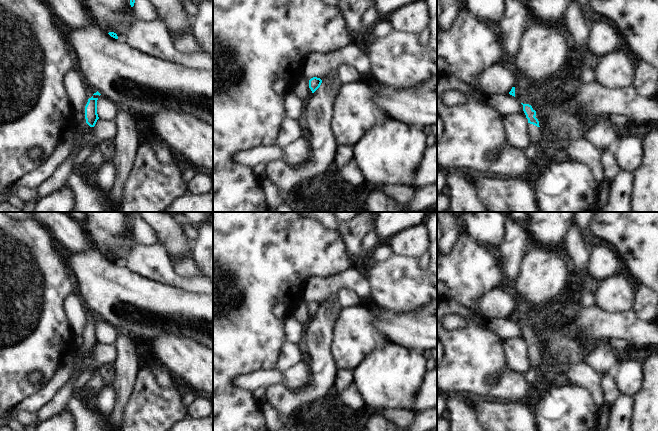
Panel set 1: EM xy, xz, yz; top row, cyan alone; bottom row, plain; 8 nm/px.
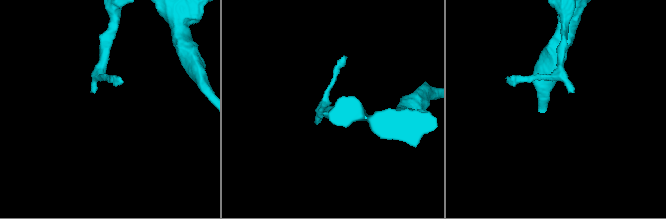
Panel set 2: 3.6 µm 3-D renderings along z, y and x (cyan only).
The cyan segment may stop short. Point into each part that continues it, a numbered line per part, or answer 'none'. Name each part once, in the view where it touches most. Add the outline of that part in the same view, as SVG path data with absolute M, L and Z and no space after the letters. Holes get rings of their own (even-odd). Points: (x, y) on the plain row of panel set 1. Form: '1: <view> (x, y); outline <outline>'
1: yz (535, 357); outline M527 342L526 345L528 347L528 357L530 360L530 366L531 367L540 366L540 364L542 363L542 355L540 351L530 348Z

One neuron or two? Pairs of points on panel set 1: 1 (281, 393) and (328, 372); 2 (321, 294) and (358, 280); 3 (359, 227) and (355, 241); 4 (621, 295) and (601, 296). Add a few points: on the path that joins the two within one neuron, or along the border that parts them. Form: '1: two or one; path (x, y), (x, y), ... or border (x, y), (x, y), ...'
1: one; path (293, 396), (307, 395), (318, 384)
2: one; path (330, 285), (334, 285), (341, 280), (349, 280)
3: one; path (356, 230), (355, 238)
4: one; path (616, 295), (606, 296)

